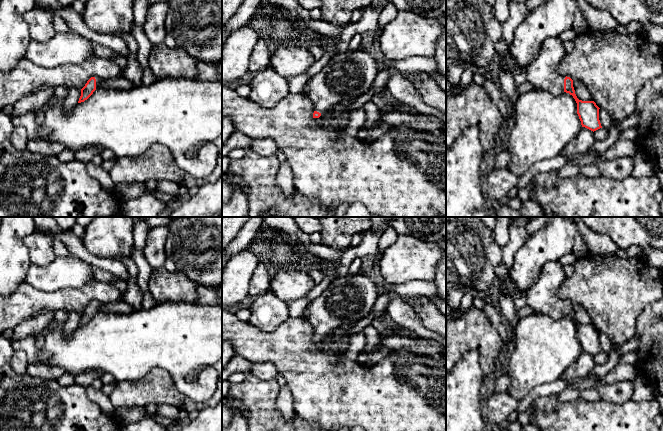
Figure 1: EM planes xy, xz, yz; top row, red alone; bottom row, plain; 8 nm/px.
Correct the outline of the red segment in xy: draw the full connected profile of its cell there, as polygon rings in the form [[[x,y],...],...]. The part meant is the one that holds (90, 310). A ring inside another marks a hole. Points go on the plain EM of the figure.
[[[91,301],[85,310],[81,313],[81,320],[78,327],[84,326],[87,324],[93,316],[100,310],[101,303],[98,301]]]

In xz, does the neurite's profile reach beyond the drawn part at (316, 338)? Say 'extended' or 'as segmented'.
extended

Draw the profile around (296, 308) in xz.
[[[336,267],[326,269],[322,271],[322,274],[322,281],[316,284],[316,286],[308,293],[307,296],[288,303],[289,318],[303,317],[303,312],[308,304],[318,298],[324,291],[326,291],[336,278]]]

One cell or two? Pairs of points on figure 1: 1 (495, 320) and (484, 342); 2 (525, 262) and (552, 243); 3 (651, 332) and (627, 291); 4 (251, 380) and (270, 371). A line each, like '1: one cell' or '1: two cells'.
1: two cells
2: one cell
3: two cells
4: two cells

